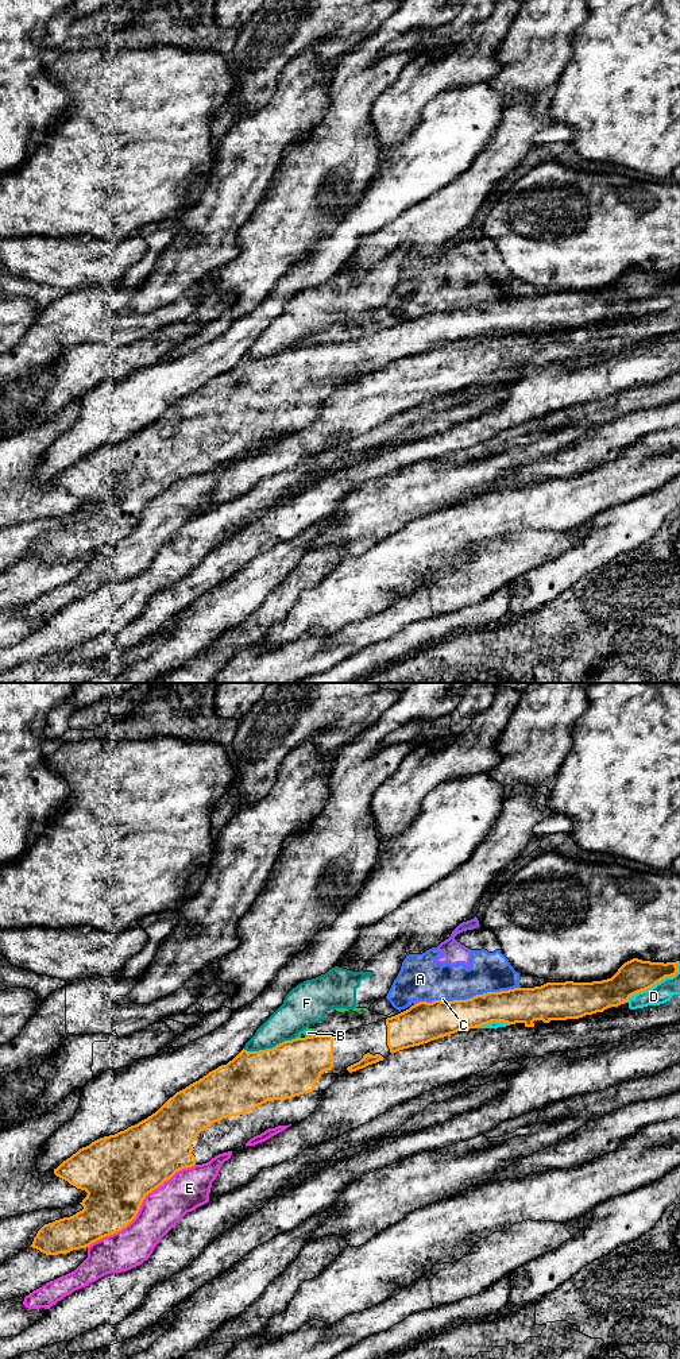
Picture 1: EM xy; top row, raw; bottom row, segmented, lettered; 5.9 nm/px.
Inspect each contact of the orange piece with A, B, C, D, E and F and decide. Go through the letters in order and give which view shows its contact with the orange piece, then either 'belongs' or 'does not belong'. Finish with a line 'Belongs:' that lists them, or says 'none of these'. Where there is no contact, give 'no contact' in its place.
A: xy | does not belong
B: xy | does not belong
C: xy | does not belong
D: xy | does not belong
E: xy | does not belong
F: xy | does not belong
Belongs: none of these

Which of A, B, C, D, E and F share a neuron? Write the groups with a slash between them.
A B C / D / E / F

